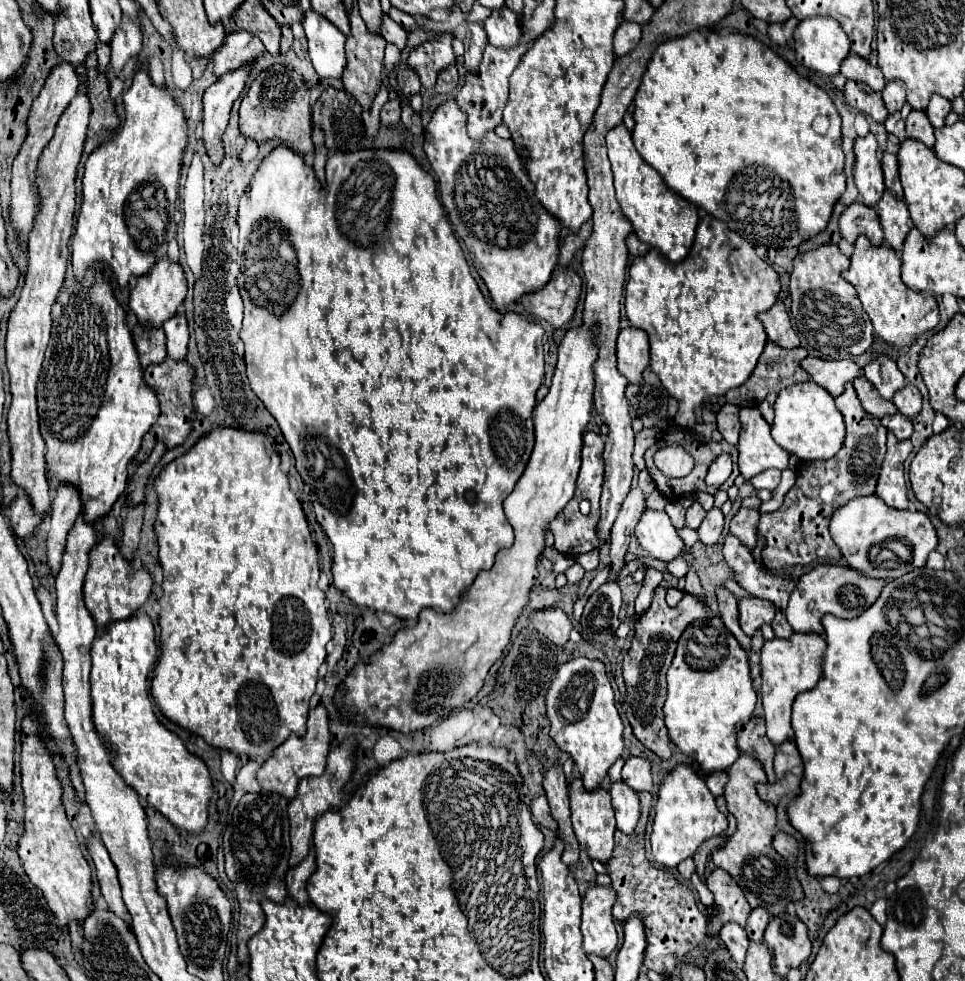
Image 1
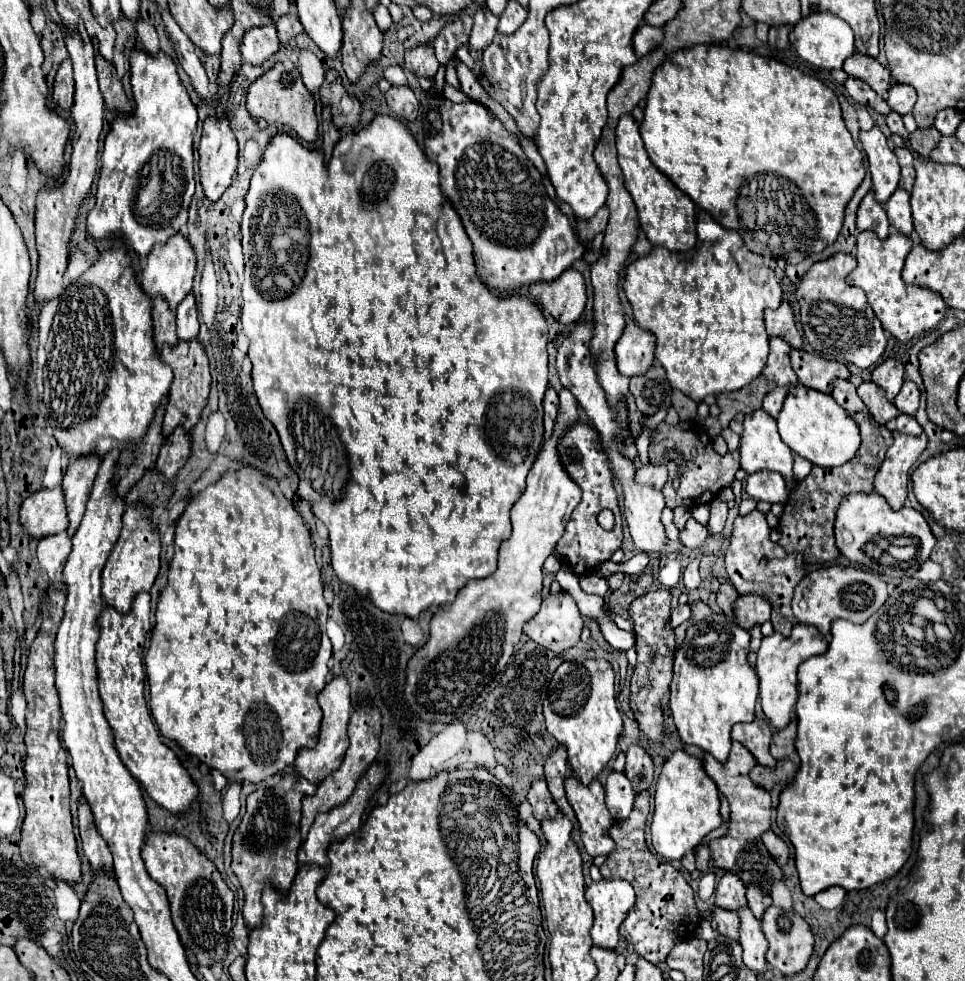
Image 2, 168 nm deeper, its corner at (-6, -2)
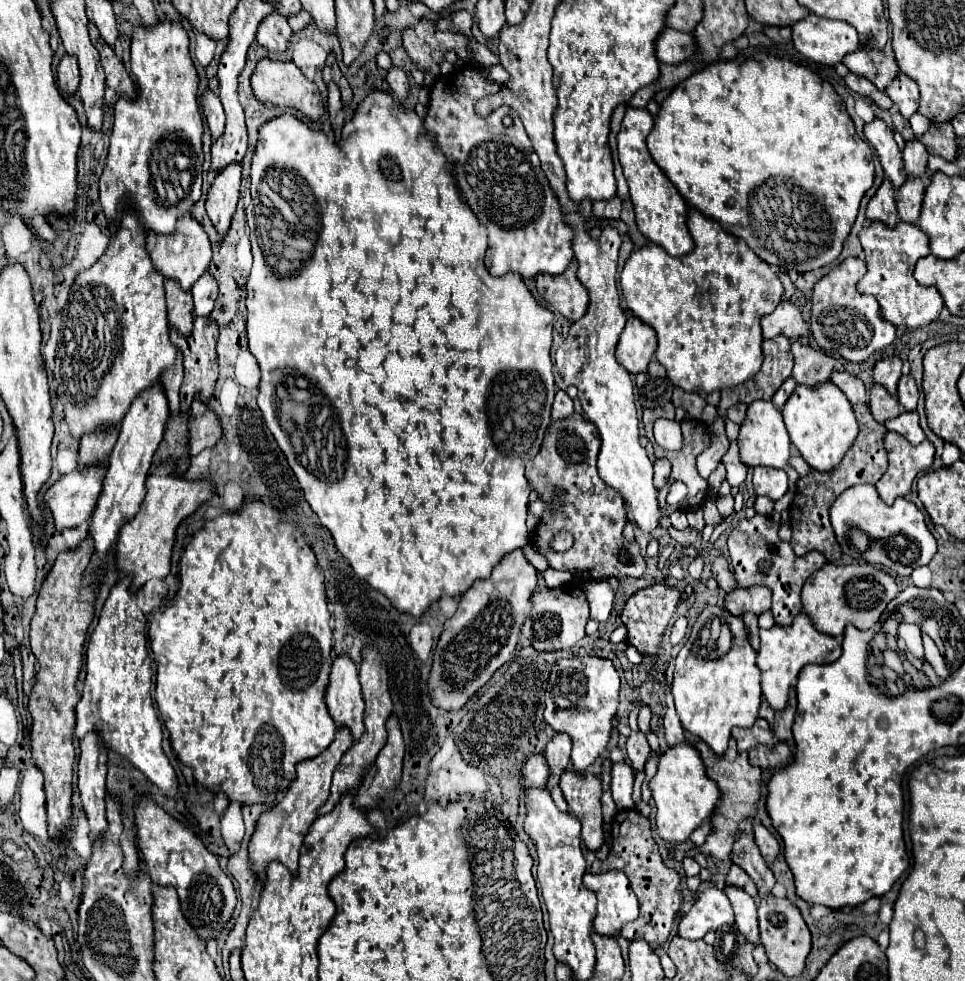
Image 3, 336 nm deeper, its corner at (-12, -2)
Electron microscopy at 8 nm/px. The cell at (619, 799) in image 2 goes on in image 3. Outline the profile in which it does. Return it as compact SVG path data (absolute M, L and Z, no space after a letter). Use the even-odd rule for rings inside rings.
M616 762L612 764L612 798L616 802L618 810L630 810L634 808L632 802L632 784L634 784L634 770L628 762Z

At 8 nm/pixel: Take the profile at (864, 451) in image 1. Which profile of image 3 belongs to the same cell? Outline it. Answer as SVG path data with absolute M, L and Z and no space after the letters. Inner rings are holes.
M832 372L830 380L844 390L844 394L848 396L854 412L856 412L856 420L860 426L860 432L854 440L854 444L850 446L850 450L846 452L846 456L842 458L842 462L830 470L830 472L818 472L818 470L810 470L806 476L802 476L798 480L798 490L794 496L794 502L790 506L790 520L796 528L792 528L792 550L796 556L804 556L810 550L818 550L826 556L828 562L836 562L840 560L842 552L840 546L834 538L834 530L830 526L828 520L828 510L834 504L834 498L840 496L844 490L848 490L850 486L856 484L876 484L878 478L882 478L882 474L886 472L888 466L888 458L886 458L886 450L882 450L882 434L886 434L886 428L882 424L878 424L868 408L866 402L866 388L862 384L862 380L858 380L856 376L848 374L848 372Z

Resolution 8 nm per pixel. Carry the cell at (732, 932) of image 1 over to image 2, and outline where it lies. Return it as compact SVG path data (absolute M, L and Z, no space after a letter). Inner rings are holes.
M714 908L714 916L716 916L716 922L718 922L720 934L724 934L726 938L732 938L732 940L740 938L740 918L738 918L736 912Z

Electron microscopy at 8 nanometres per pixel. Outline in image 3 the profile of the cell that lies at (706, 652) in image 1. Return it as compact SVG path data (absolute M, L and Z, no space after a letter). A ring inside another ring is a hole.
M708 606L702 610L702 614L698 616L698 620L690 630L686 644L682 646L676 658L672 694L676 700L676 712L680 716L682 726L700 740L704 740L716 754L726 752L730 730L734 726L750 728L756 722L758 708L762 702L760 670L756 666L756 652L746 638L742 618L732 616L730 612L718 606ZM714 618L720 618L720 622L728 624L734 636L732 648L724 656L718 656L716 650L710 652L706 648L710 636L710 624Z

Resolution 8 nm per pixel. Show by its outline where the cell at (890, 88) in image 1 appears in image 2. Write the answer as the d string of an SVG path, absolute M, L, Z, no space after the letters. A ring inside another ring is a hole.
M892 84L890 90L888 90L886 102L894 112L904 116L904 114L908 114L912 110L912 106L916 102L916 92L908 84Z

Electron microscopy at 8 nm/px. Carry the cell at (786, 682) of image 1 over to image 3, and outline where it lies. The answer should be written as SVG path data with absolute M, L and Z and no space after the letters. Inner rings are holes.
M800 612L790 626L774 624L768 630L760 630L760 650L756 658L756 666L762 672L762 694L774 710L782 710L788 702L788 690L796 684L800 670L806 664L830 664L836 662L842 654L842 644L838 638L828 636L816 630L814 622Z

